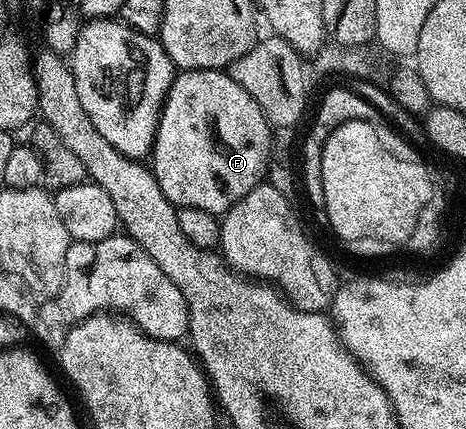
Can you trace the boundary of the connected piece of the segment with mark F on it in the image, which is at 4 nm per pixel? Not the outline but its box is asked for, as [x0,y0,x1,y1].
[150,70,273,217]

